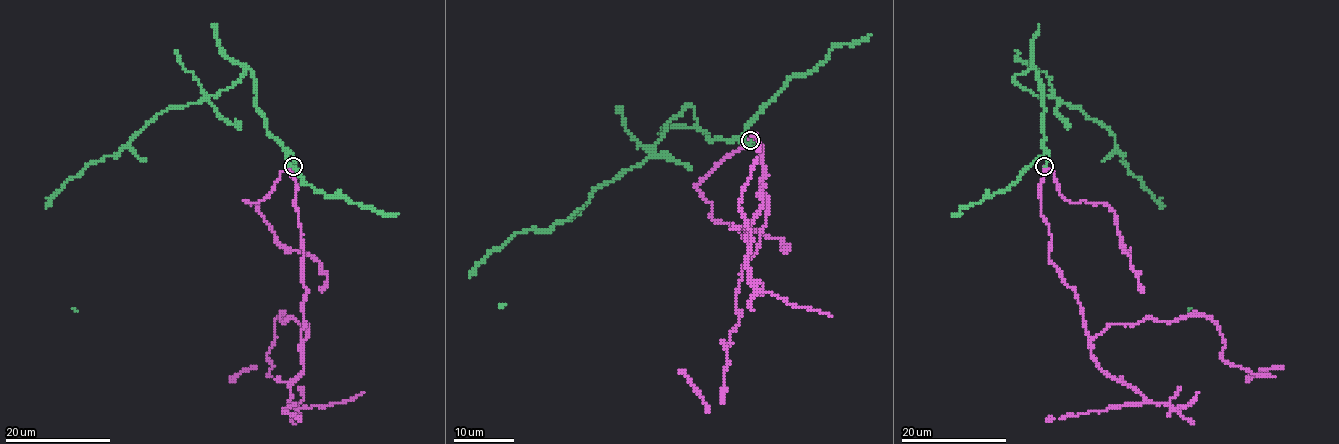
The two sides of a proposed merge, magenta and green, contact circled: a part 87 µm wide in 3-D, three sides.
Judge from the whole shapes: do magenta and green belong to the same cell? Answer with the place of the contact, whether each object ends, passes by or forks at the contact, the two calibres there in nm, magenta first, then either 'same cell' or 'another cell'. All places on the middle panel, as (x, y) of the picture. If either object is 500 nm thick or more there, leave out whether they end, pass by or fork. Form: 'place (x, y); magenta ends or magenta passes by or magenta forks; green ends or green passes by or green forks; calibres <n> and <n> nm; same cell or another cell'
place (750, 140); magenta passes by; green ends; calibres 200 and 200 nm; same cell

